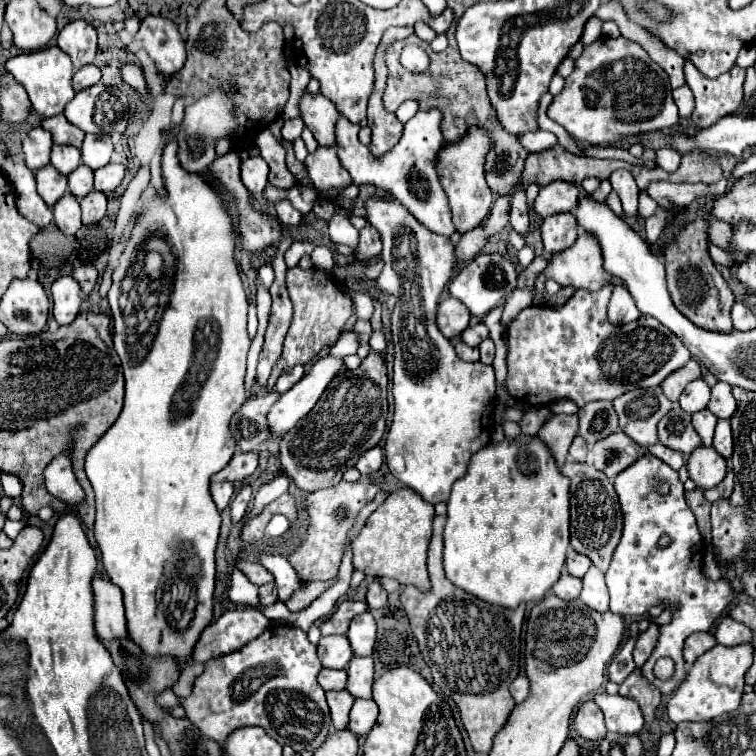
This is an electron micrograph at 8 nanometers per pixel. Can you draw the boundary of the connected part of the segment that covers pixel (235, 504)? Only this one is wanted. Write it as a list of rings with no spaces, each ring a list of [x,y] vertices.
[[[245,484],[245,486],[235,494],[235,498],[233,498],[233,502],[231,502],[231,518],[233,518],[235,524],[237,524],[237,522],[243,518],[243,514],[247,512],[249,500],[251,500],[251,486]]]

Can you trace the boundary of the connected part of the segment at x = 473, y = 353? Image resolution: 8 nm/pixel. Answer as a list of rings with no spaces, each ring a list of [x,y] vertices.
[[[461,340],[455,342],[455,350],[457,350],[457,356],[459,356],[461,360],[471,360],[471,362],[479,360],[479,348],[471,348],[471,346],[467,346],[467,344],[461,342]]]

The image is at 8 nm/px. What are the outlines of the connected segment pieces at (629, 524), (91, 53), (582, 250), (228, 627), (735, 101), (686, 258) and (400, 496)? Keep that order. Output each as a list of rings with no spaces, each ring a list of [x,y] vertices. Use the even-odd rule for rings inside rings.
[[[647,452],[641,460],[617,474],[613,484],[623,510],[623,536],[615,548],[613,562],[605,572],[611,594],[609,610],[621,616],[643,616],[651,606],[679,604],[679,610],[673,612],[673,620],[667,626],[659,626],[661,636],[657,648],[641,668],[643,676],[657,686],[661,694],[671,694],[687,674],[681,654],[685,638],[693,632],[707,632],[713,626],[713,622],[731,604],[733,588],[723,578],[713,582],[703,576],[701,564],[705,546],[697,530],[695,516],[685,502],[685,488],[671,466]],[[663,482],[671,488],[667,496],[657,492],[657,486]],[[663,534],[671,538],[669,546],[659,546],[659,538]],[[661,656],[669,656],[675,662],[675,674],[669,680],[659,680],[653,674],[653,666]]]
[[[71,20],[59,32],[57,46],[71,56],[75,70],[85,64],[93,64],[97,52],[97,34],[91,24],[85,20]]]
[[[579,234],[577,242],[569,246],[569,250],[563,250],[561,254],[555,254],[549,260],[549,266],[536,279],[535,304],[541,304],[543,300],[546,278],[552,278],[561,286],[569,284],[585,290],[599,290],[611,280],[611,276],[605,274],[601,266],[601,248],[597,246],[597,242],[593,242],[593,238],[589,238],[589,234]],[[585,266],[587,266],[587,282],[585,282]]]
[[[257,608],[225,610],[201,632],[201,638],[193,648],[193,662],[217,658],[221,656],[221,650],[239,650],[263,630],[267,630],[269,624],[271,622]]]
[[[685,62],[685,78],[695,94],[695,110],[691,120],[699,128],[709,128],[719,118],[733,114],[743,100],[743,68],[735,66],[719,78],[709,80],[693,66],[693,62]]]
[[[695,218],[677,234],[677,238],[673,238],[667,244],[665,270],[667,270],[667,288],[671,294],[671,300],[683,316],[687,316],[693,324],[705,330],[715,330],[715,332],[733,330],[731,306],[735,304],[735,296],[707,254],[707,222],[705,220]]]
[[[399,488],[391,492],[387,500],[367,518],[367,524],[363,526],[361,534],[353,540],[353,566],[365,572],[367,578],[387,576],[387,578],[395,578],[401,584],[411,584],[421,592],[427,592],[431,588],[429,572],[427,572],[427,550],[429,550],[429,538],[433,534],[433,528],[431,528],[433,516],[435,516],[433,506],[423,502],[423,498],[411,488]]]

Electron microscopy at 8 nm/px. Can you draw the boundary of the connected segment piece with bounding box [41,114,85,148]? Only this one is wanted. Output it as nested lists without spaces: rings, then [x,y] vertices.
[[[63,114],[53,116],[53,118],[43,118],[41,124],[47,132],[51,132],[53,142],[55,144],[71,144],[71,146],[81,146],[83,142],[83,130],[77,130],[77,126],[73,126]]]

